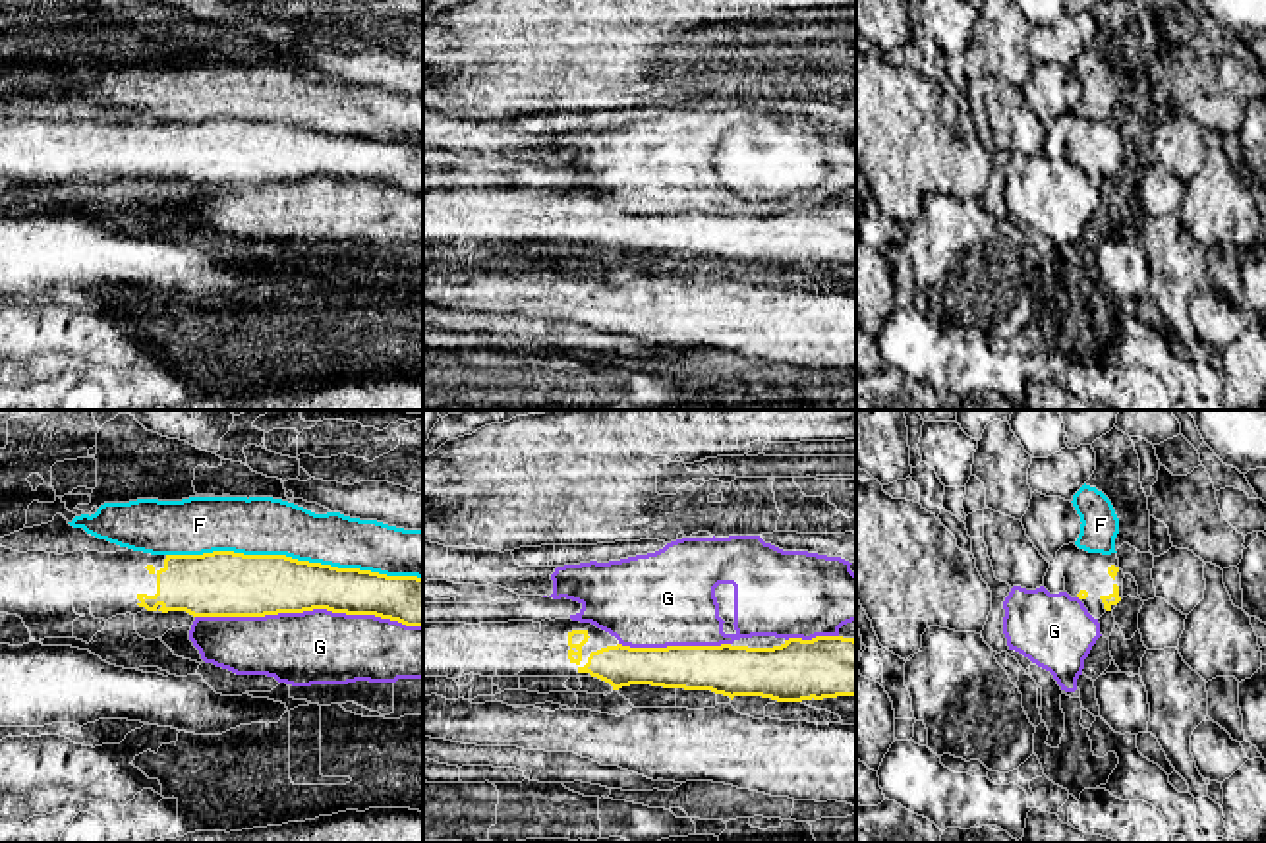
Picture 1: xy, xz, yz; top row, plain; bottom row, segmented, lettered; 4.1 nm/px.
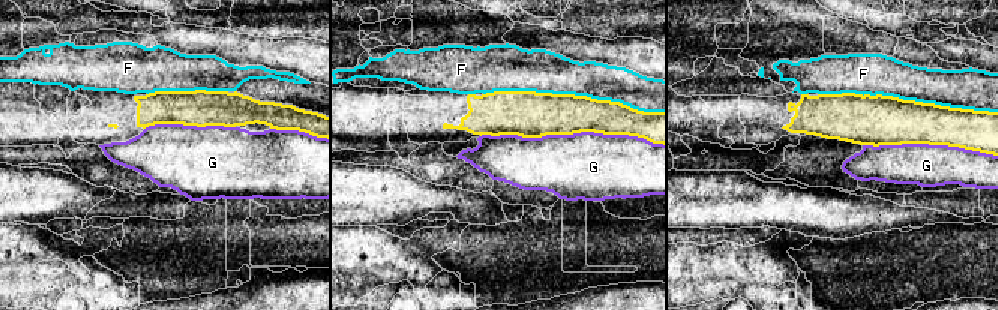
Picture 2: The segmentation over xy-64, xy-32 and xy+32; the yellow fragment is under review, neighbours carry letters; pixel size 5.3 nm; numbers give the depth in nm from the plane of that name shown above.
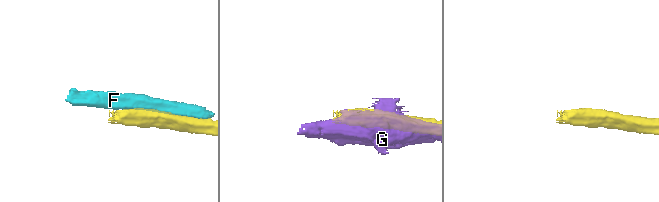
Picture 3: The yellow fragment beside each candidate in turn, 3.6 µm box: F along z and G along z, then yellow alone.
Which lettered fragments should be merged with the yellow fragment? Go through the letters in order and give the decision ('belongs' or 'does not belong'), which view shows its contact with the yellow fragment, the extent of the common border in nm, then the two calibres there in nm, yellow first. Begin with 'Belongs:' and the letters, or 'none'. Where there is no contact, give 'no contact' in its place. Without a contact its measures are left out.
Belongs: none
F: does not belong | xy | 1050 nm | 260/240 nm
G: does not belong | xy | 950 nm | 260/300 nm

